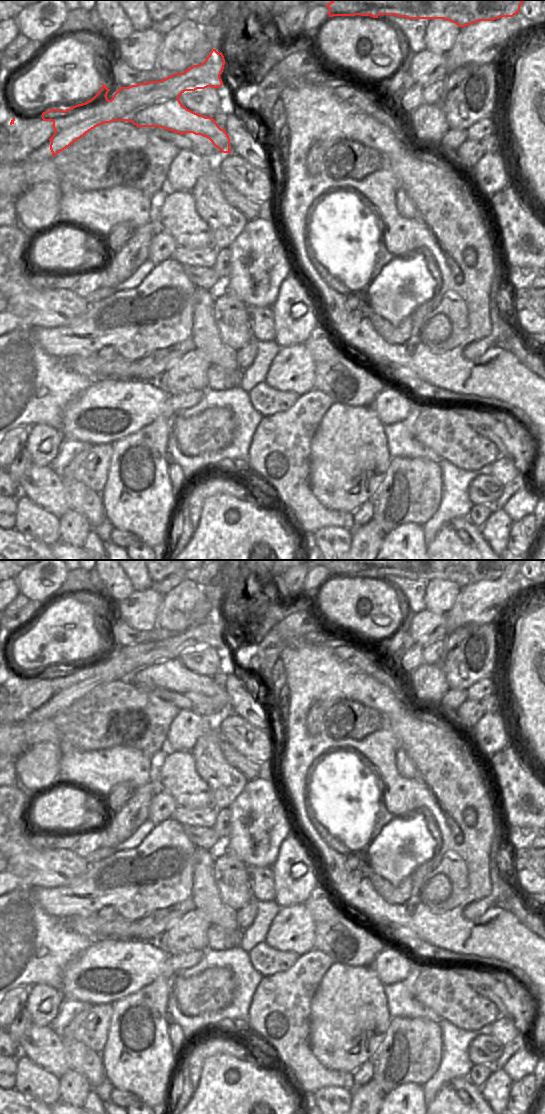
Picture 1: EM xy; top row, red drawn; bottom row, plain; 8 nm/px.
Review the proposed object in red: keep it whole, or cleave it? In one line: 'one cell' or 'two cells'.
two cells

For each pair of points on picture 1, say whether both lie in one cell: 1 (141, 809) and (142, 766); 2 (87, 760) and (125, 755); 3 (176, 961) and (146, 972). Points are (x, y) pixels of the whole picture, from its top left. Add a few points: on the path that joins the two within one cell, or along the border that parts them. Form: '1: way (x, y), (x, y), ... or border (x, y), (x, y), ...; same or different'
1: border (153, 776), (138, 787); different
2: way (96, 760), (116, 760); same
3: border (170, 953), (164, 964), (164, 970), (149, 983); different

